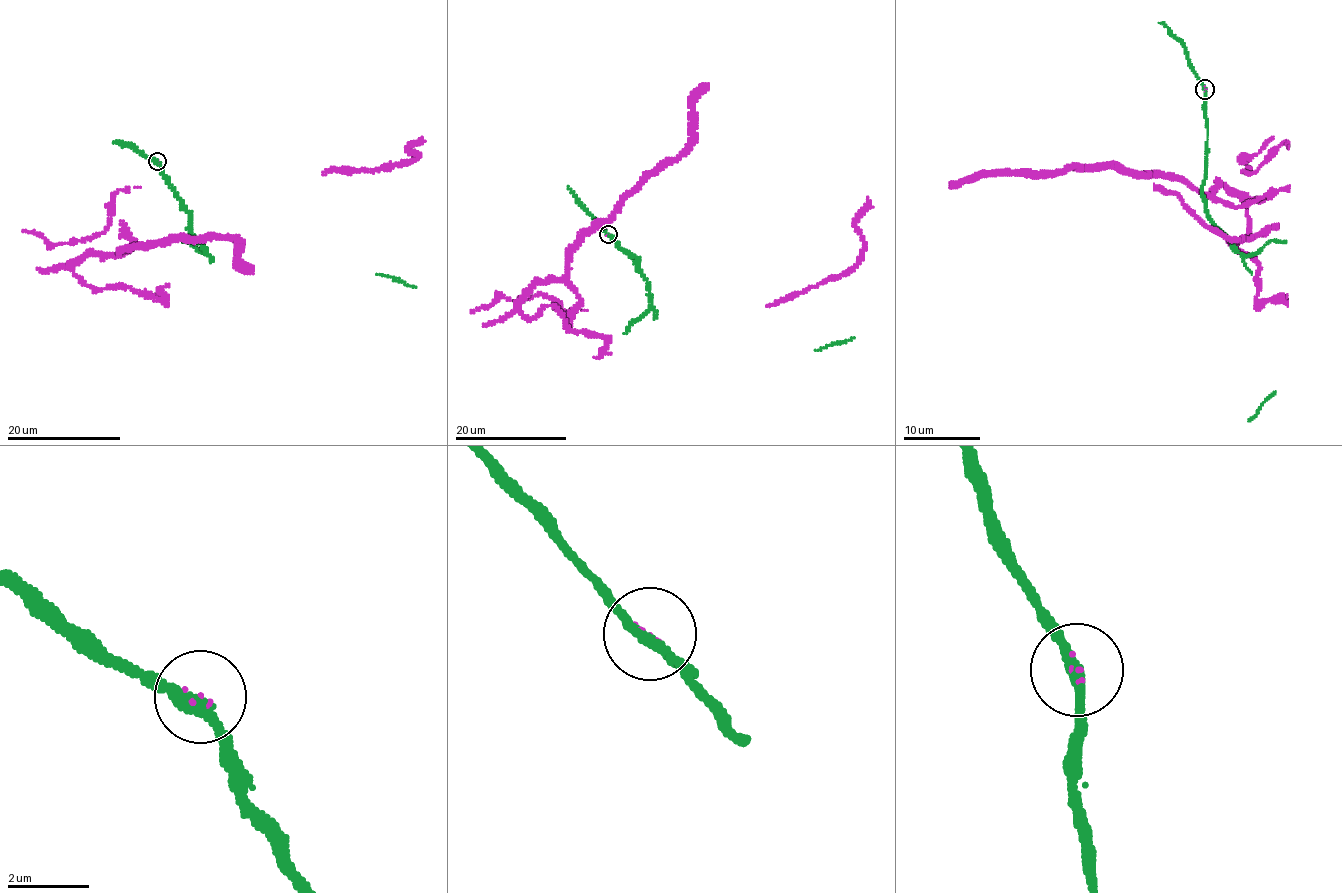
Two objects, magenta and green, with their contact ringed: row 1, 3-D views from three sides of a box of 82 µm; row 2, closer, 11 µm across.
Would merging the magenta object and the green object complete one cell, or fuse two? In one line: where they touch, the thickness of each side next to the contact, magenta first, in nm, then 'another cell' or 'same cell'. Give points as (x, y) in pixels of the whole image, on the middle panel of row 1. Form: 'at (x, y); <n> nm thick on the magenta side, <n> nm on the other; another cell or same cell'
at (608, 234); 60 nm thick on the magenta side, 260 nm on the other; another cell

